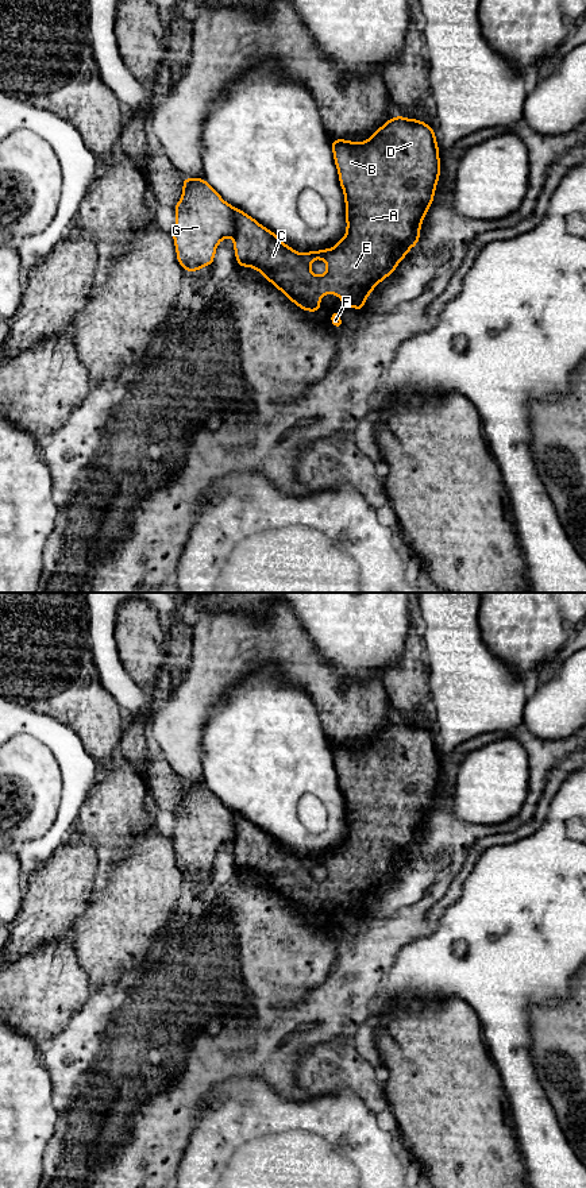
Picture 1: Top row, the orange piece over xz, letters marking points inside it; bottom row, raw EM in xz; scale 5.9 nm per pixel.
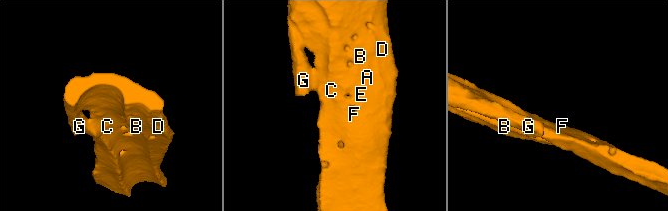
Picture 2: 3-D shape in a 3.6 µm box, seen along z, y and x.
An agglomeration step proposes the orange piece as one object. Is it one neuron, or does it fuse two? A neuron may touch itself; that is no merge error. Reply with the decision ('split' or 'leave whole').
split

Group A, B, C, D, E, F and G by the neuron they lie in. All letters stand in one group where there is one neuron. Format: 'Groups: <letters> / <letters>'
Groups: A B C D E F / G

